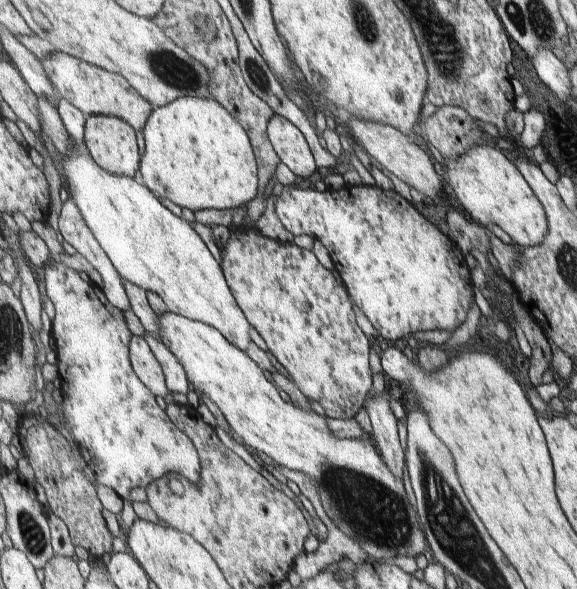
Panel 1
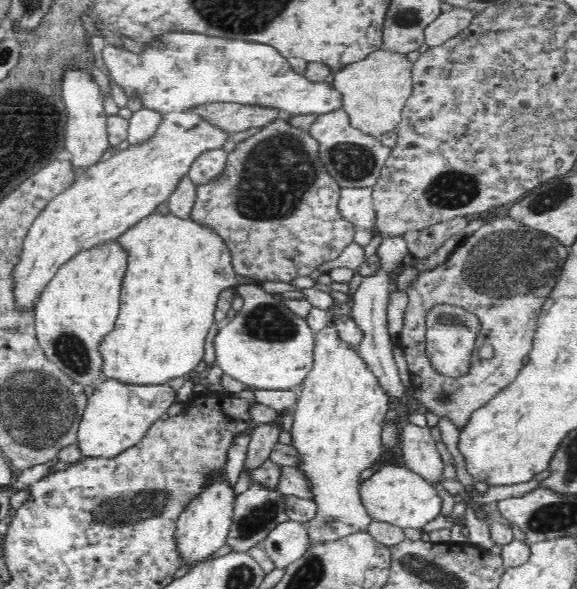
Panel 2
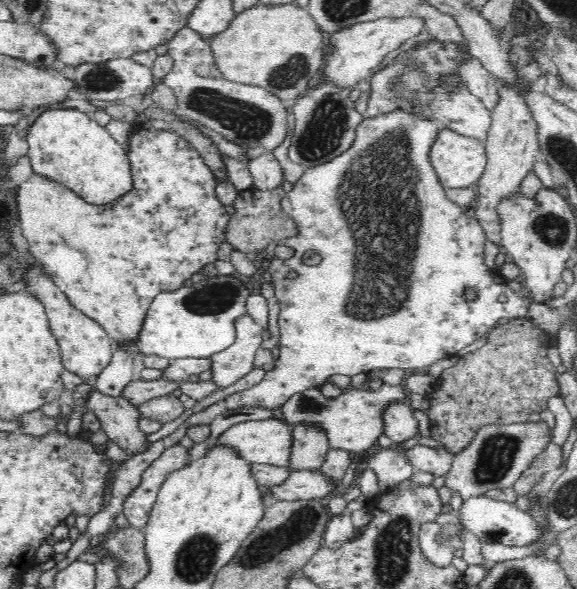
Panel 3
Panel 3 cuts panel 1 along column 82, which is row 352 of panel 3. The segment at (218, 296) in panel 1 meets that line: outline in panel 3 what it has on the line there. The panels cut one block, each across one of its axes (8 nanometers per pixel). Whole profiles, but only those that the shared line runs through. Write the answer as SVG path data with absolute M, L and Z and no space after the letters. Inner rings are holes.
M216 275L200 282L193 282L192 286L181 286L169 291L156 293L145 310L141 325L133 339L113 342L113 349L108 364L102 372L95 376L96 388L108 394L118 396L121 388L130 380L140 379L139 369L142 367L139 358L142 355L155 354L164 358L177 359L184 357L208 358L213 352L227 347L234 338L233 318L246 311L246 301L250 294L246 284L233 275Z

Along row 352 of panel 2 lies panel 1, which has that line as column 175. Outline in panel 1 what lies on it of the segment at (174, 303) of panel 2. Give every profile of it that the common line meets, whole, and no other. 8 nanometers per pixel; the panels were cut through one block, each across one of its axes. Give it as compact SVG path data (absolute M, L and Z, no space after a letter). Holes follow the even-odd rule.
M181 97L165 106L165 108L154 110L148 123L145 124L145 128L143 128L142 140L143 152L141 164L139 164L139 172L144 185L148 186L159 198L168 198L180 208L188 208L193 212L203 209L237 209L249 204L259 192L258 160L256 152L253 152L253 146L251 146L251 138L249 138L247 130L239 124L239 120L233 114L229 114L229 110L221 106L213 97Z

